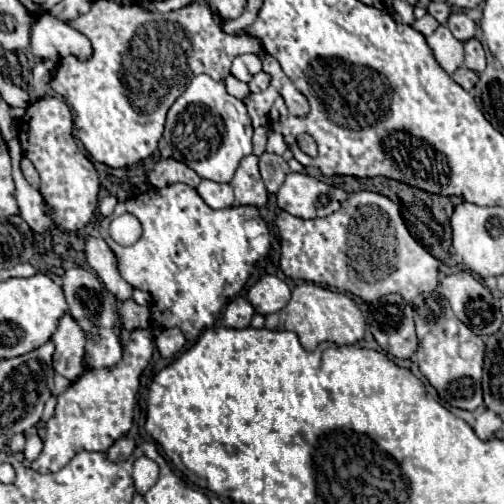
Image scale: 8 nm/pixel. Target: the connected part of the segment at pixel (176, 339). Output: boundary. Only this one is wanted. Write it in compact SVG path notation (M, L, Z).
M167 328L157 336L157 348L163 358L169 358L177 354L185 344L185 336L179 328Z

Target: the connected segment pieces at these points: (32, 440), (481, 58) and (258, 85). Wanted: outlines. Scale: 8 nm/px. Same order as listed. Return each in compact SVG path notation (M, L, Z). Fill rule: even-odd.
M31 434L31 436L27 438L27 446L25 446L23 456L25 456L29 462L33 462L33 460L35 460L35 458L41 454L41 448L43 448L41 438L39 438L37 434Z
M471 38L465 42L465 66L475 72L485 70L485 52L477 38Z
M259 72L249 82L249 88L251 88L251 92L263 92L269 86L269 82L271 82L271 76L267 72Z

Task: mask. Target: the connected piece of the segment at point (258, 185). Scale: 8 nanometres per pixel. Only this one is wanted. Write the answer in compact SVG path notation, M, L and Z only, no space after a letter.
M253 154L239 162L231 186L235 190L235 206L265 206L267 204L267 190L259 176L257 160Z

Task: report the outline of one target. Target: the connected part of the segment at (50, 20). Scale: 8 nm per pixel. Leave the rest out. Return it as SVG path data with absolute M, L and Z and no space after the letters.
M41 14L33 22L31 30L31 50L37 58L59 62L59 58L75 56L79 60L89 60L93 54L91 42L85 34L73 26L57 22L51 14Z

